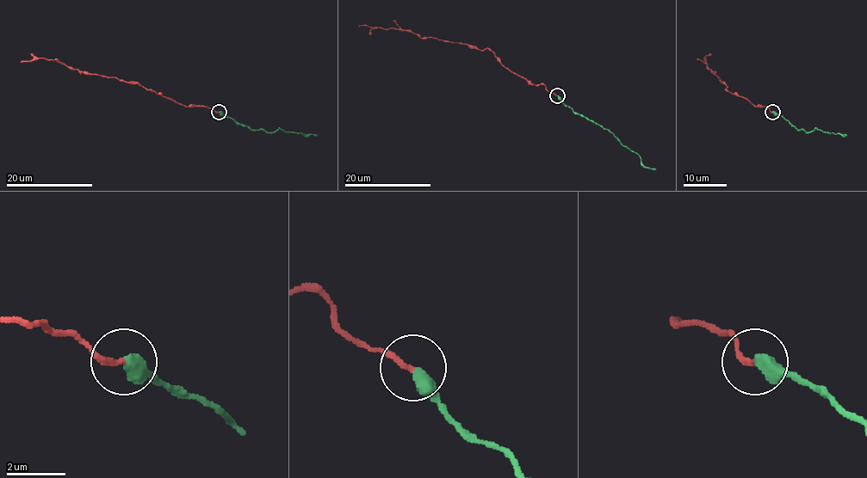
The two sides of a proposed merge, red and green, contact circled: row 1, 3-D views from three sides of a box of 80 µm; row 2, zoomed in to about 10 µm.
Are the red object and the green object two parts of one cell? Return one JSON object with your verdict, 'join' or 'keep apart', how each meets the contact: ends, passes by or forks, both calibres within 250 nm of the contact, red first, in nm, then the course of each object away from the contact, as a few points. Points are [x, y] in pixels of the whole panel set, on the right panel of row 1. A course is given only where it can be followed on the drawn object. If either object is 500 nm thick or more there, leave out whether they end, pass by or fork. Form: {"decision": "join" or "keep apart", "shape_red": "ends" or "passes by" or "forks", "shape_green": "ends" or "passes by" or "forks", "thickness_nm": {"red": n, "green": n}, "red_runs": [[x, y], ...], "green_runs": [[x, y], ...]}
{"decision": "join", "thickness_nm": {"red": 190, "green": 550}, "red_runs": [[772, 113], [725, 89], [727, 85], [710, 69], [704, 58], [702, 62]], "green_runs": [[772, 113], [778, 113], [796, 130], [806, 132], [818, 128], [822, 131], [846, 135]]}

